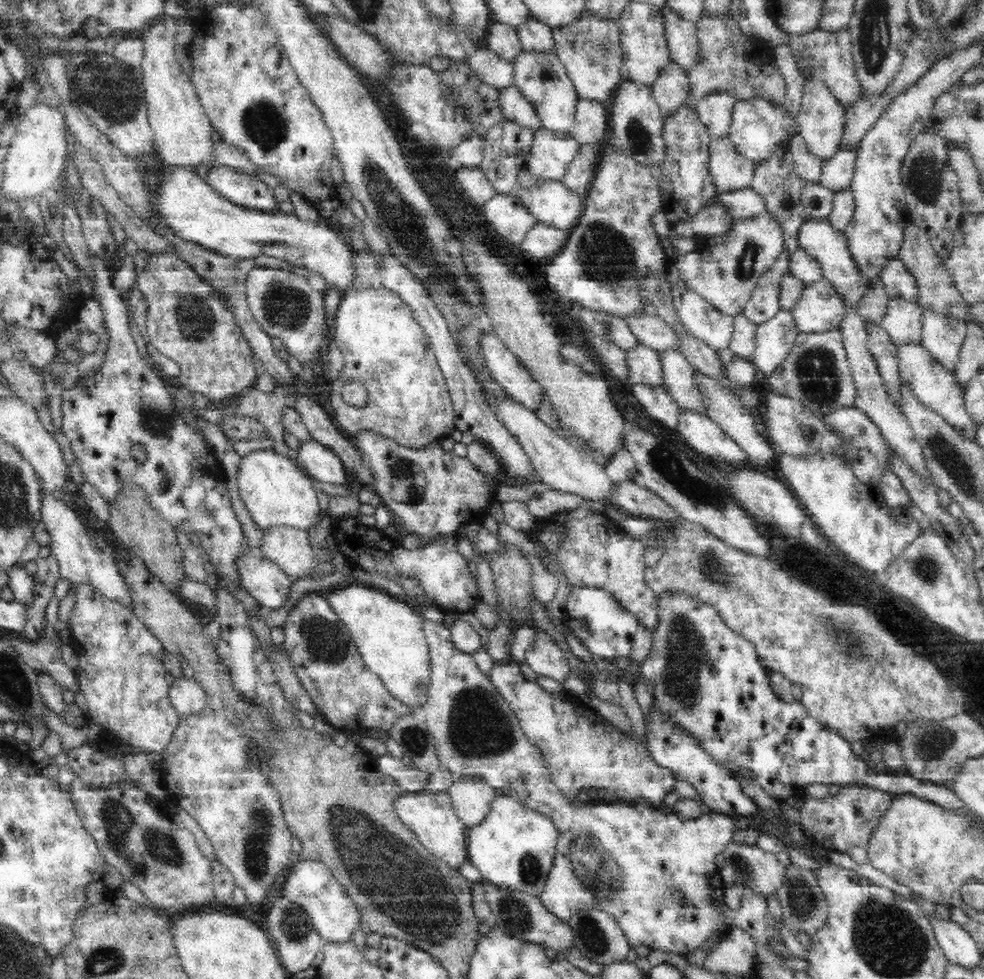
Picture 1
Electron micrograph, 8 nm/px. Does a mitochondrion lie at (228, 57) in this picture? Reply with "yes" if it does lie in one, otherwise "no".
no

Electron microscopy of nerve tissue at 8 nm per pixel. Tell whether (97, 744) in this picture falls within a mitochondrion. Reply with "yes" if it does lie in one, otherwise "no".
no

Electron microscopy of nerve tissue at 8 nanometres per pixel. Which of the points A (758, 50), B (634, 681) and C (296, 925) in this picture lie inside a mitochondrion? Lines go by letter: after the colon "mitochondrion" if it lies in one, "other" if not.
A: other
B: other
C: mitochondrion

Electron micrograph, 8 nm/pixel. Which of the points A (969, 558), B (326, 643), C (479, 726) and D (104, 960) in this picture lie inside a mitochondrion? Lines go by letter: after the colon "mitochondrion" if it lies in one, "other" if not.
A: other
B: mitochondrion
C: mitochondrion
D: mitochondrion

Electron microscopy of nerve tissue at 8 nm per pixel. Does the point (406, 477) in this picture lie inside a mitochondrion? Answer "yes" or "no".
yes

